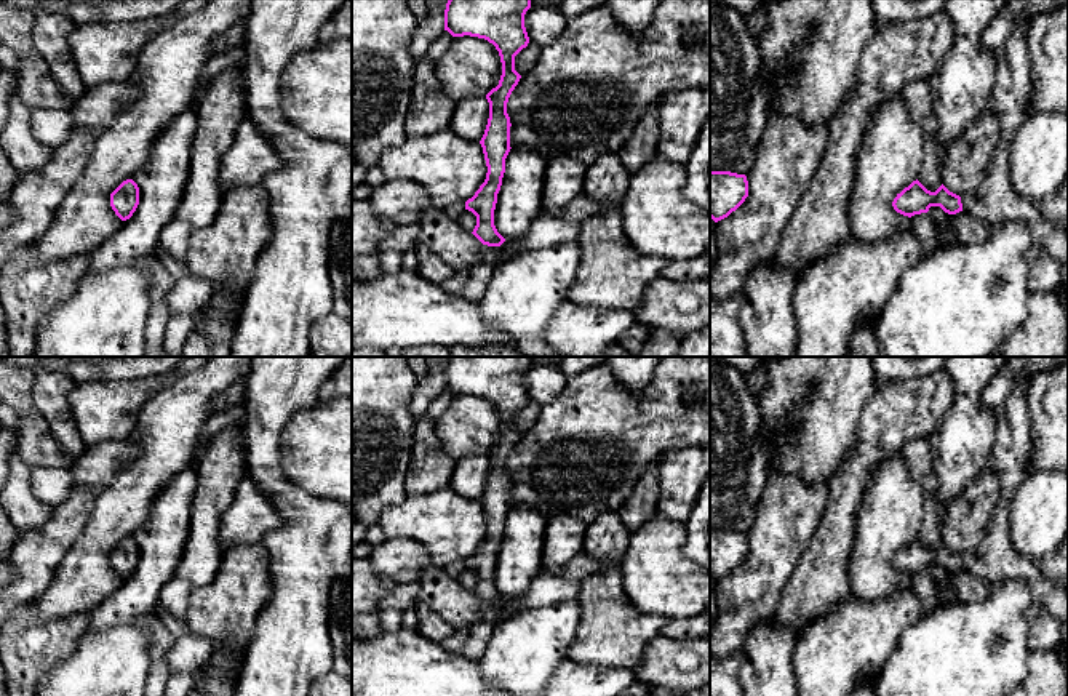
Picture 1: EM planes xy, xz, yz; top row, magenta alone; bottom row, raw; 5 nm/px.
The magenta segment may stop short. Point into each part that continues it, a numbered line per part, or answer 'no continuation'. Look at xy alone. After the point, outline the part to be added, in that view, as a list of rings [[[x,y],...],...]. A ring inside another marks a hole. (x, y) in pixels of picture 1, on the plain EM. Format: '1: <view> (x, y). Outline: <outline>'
no continuation

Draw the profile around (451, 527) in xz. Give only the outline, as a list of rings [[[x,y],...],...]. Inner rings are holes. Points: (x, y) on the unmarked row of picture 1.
[[[451,488],[406,494],[401,502],[382,509],[377,525],[389,539],[414,539],[425,546],[432,565],[443,570],[472,557],[488,531],[481,502]]]

